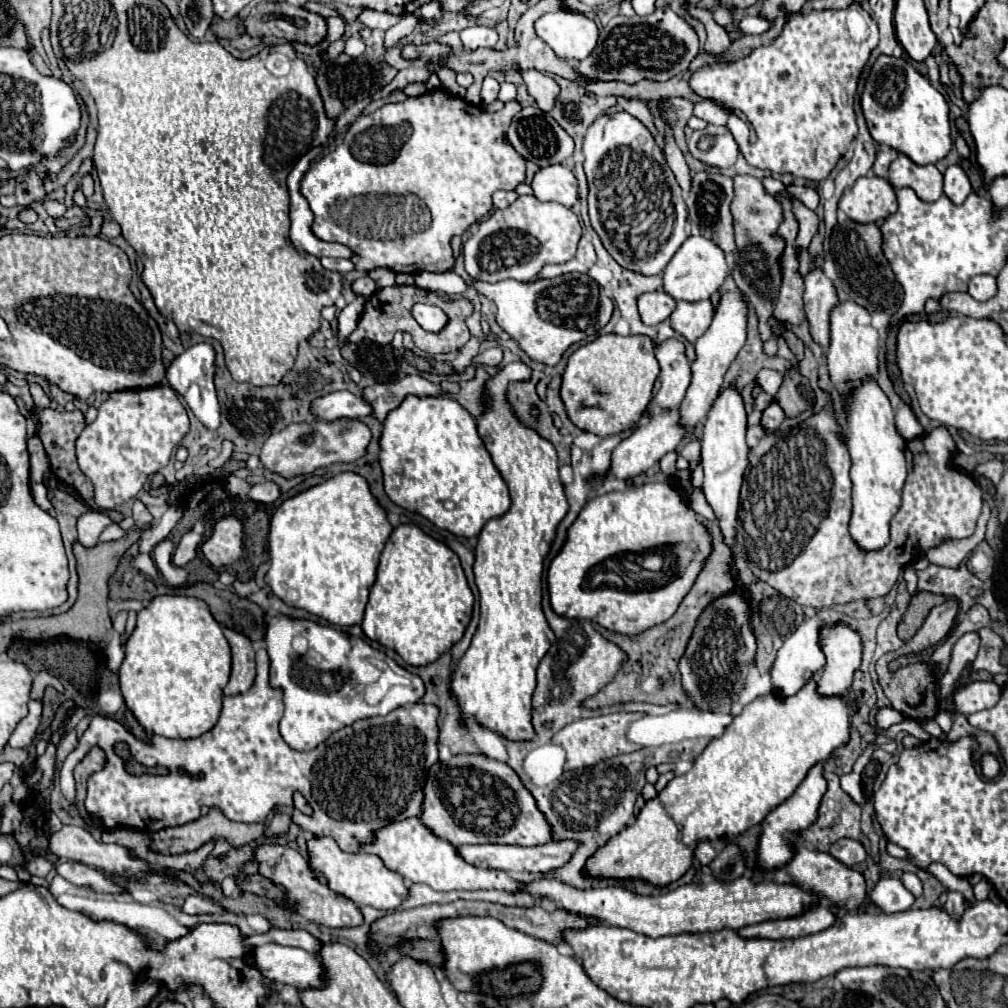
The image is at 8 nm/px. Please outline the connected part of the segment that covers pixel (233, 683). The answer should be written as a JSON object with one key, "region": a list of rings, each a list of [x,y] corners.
{"region":[[[225,629],[225,637],[231,645],[233,651],[233,669],[231,669],[231,679],[223,693],[227,697],[241,695],[249,691],[255,679],[255,651],[251,647],[251,641],[243,637],[241,633],[235,633],[231,629]]]}

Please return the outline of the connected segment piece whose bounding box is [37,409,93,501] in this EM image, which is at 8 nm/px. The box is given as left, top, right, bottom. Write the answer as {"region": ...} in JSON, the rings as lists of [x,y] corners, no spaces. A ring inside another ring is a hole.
{"region":[[[43,409],[37,413],[37,417],[41,419],[41,431],[39,431],[39,439],[47,451],[49,463],[51,463],[51,471],[53,475],[67,483],[69,487],[73,487],[85,501],[93,497],[93,487],[89,483],[89,479],[81,473],[81,469],[77,467],[77,459],[75,459],[75,439],[79,437],[79,433],[85,427],[85,415],[75,409],[75,411],[55,411],[55,409]]]}

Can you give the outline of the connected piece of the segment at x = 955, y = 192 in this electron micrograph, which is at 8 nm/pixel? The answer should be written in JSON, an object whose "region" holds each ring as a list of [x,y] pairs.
{"region":[[[951,165],[947,171],[945,171],[945,181],[943,181],[943,191],[945,195],[953,201],[953,203],[963,203],[969,193],[971,193],[971,183],[965,175],[965,171],[959,167],[959,165]]]}

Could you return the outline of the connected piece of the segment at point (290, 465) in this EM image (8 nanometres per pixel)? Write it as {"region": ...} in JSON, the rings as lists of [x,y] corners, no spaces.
{"region":[[[337,419],[337,421],[313,421],[289,425],[283,431],[271,435],[261,449],[261,463],[265,469],[281,473],[283,477],[295,477],[301,473],[313,473],[319,467],[331,463],[351,463],[365,455],[365,447],[371,439],[371,431],[357,419]]]}

